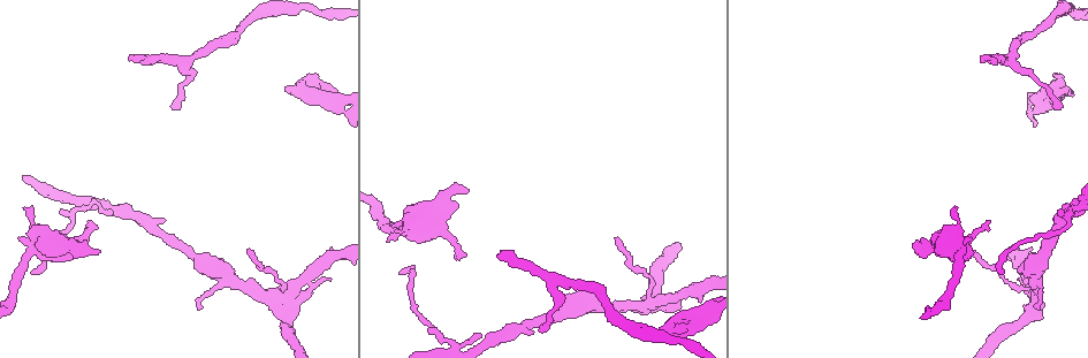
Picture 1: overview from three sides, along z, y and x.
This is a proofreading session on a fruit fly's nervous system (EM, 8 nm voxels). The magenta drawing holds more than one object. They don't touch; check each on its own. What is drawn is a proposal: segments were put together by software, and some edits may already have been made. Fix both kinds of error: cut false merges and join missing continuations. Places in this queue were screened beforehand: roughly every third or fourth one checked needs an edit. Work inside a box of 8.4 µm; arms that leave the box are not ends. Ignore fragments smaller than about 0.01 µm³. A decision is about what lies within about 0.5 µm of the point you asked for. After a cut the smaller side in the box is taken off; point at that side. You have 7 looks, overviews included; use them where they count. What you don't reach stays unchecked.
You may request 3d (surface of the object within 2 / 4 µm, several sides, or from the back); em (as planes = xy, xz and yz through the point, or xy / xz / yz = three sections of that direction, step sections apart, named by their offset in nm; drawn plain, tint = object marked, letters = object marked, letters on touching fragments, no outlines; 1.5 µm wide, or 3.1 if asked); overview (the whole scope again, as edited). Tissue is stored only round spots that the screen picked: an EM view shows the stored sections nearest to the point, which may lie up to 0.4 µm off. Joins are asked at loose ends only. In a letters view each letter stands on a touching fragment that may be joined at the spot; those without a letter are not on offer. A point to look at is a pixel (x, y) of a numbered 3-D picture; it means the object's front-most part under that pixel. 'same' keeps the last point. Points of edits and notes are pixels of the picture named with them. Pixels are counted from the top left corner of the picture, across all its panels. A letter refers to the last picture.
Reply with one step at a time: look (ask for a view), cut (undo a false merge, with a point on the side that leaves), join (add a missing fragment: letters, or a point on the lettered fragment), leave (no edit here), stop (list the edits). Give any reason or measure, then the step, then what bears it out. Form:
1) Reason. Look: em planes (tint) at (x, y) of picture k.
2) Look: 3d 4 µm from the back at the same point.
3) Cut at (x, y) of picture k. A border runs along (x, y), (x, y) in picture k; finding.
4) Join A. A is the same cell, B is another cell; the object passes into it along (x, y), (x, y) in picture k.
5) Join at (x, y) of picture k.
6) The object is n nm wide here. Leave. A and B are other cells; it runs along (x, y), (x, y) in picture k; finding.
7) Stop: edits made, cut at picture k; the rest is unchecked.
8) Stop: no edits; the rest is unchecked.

Free end. Look: 3d 2 µm at (27, 208) of picture 1.

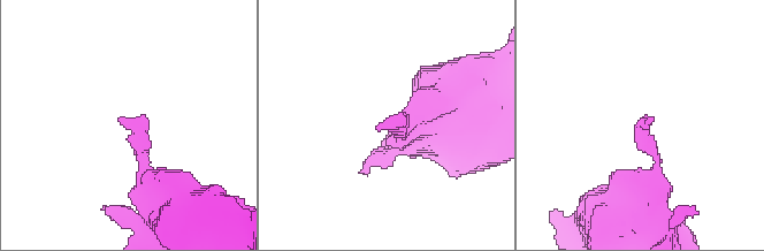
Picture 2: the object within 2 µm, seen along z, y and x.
Look: em yz step 8 (letters) at (382, 126) of picture 2.

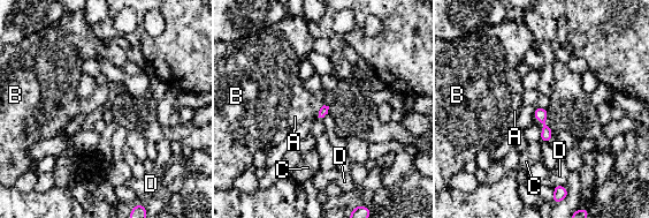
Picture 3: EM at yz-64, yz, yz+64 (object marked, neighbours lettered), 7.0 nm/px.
Another direction. Look: em xy step 8 (letters) at the same point.

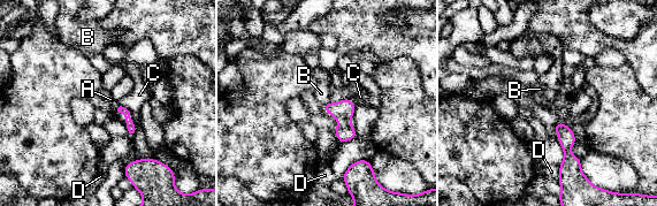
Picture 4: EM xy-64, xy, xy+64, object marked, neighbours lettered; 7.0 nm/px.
The longest contact is with C, 220 nm. Leave. A, B, C and D are other cells; it runs along (559, 124), (566, 136), (564, 170) in picture 4; no lettered fragment goes on from it.

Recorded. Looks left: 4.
End of a long branch. Look: em planes (letters) at (1003, 274) of picture 1.

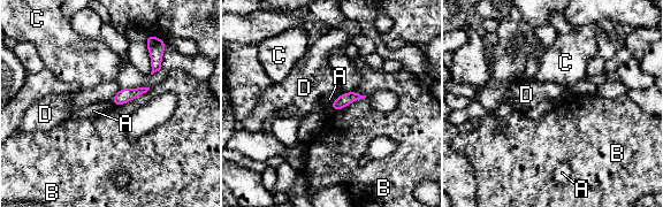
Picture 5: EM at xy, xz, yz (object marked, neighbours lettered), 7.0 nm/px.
Leave. A, B, C and D are other cells; a border runs along (150, 87), (127, 102), (114, 106) in picture 5; no lettered fragment goes on from it.

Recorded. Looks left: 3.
Branch stops here. Look: 3d 2 µm at (170, 106) of picture 1.

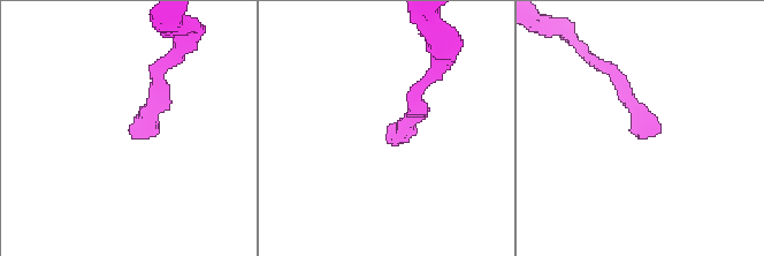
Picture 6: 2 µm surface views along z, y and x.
Look: em planes (letters) at (388, 134) of picture 6.

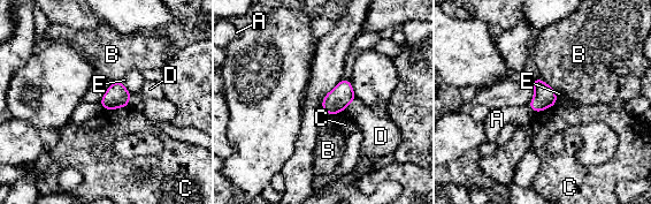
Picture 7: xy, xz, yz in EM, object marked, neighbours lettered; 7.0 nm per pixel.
Leave. A, B, C, D and E are other cells; a border runs along (128, 106), (105, 110) in picture 7; none of them fits.

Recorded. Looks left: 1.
Stop: no edits; the rest is unchecked.

